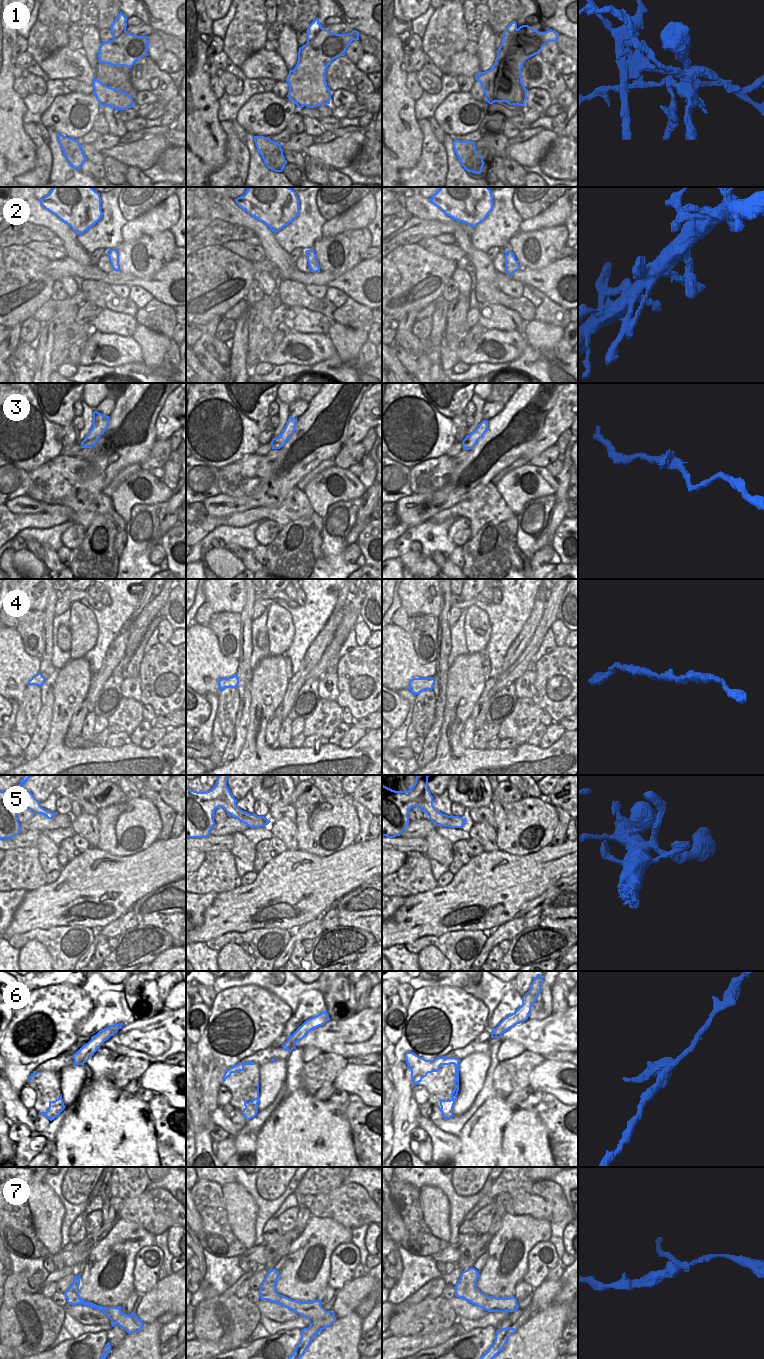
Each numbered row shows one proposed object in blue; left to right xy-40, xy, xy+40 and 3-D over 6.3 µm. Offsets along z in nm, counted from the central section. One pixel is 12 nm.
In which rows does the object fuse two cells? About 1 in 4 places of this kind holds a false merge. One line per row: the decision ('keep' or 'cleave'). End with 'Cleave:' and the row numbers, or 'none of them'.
1: cleave
2: keep
3: keep
4: keep
5: keep
6: cleave
7: cleave
Cleave: 1, 6, 7

